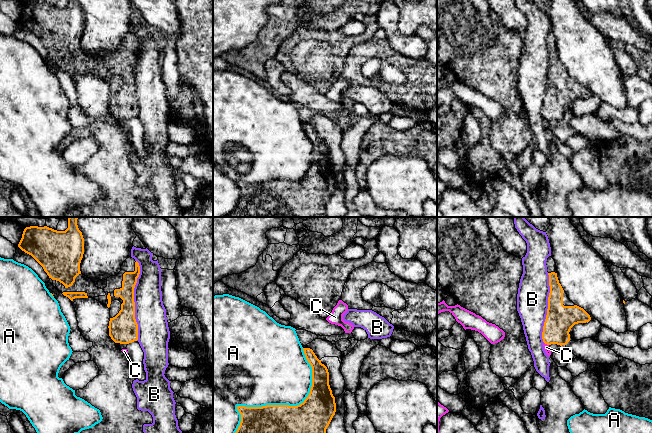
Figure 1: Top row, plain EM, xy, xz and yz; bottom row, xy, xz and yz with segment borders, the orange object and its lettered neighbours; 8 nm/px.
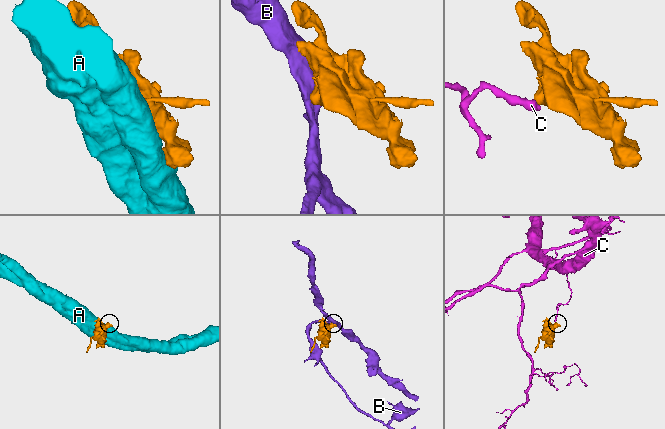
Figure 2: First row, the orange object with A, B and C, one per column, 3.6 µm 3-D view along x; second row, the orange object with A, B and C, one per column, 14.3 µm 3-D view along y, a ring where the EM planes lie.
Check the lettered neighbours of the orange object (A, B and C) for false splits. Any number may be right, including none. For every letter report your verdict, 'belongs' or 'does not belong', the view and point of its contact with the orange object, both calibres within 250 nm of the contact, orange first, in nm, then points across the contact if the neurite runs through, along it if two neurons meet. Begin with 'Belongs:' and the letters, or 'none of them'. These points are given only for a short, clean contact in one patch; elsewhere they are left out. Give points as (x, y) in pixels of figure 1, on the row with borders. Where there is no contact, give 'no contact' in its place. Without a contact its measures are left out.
Belongs: none of them
A: does not belong; contact xz (284, 405); calibres 280 and 480 nm
B: does not belong; contact xy (133, 300); calibres 240 and 260 nm
C: does not belong; contact yz (546, 343); calibres 220 and 50 nm; border yz (544, 342), (548, 345)

